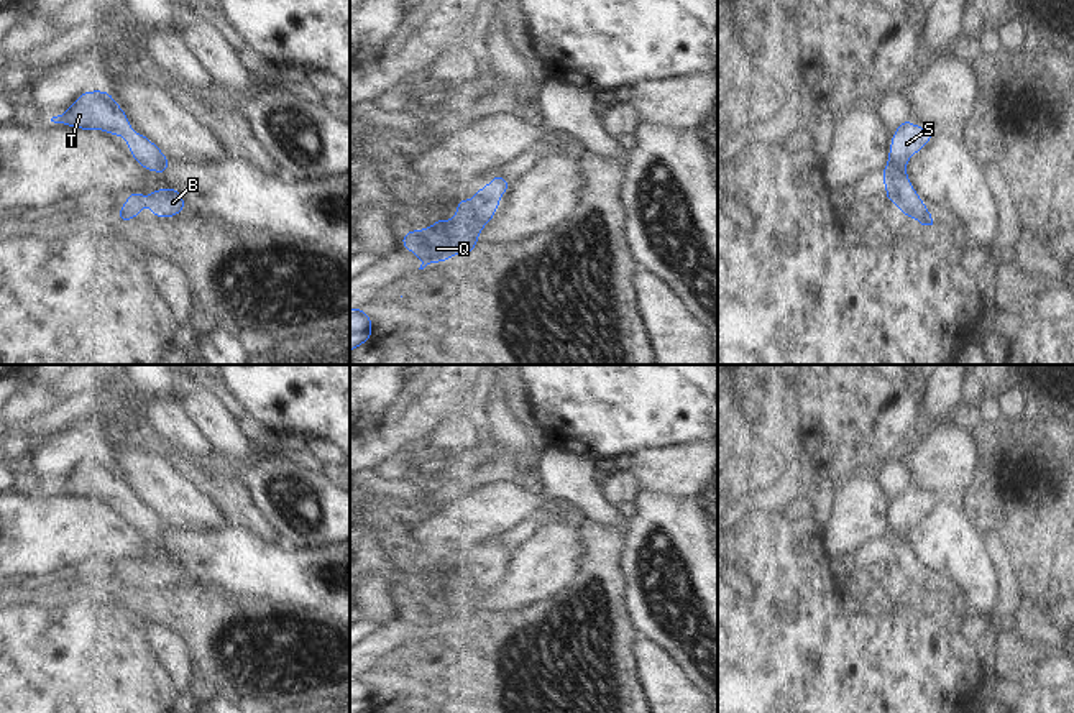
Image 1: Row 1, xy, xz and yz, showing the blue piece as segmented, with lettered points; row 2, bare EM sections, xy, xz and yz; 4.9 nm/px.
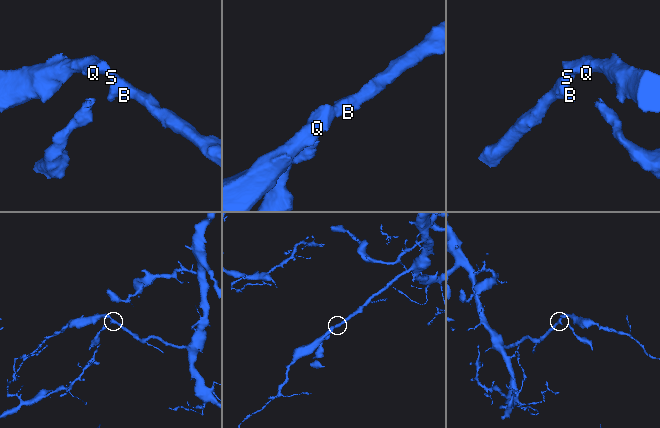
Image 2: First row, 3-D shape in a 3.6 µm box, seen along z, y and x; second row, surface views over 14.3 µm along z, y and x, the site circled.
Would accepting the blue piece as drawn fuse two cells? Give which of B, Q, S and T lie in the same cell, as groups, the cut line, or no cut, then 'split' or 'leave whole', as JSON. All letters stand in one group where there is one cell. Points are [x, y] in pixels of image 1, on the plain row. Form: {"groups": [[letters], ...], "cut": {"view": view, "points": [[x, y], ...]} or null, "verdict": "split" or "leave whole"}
{"groups": [["B", "Q", "S", "T"]], "cut": null, "verdict": "leave whole"}

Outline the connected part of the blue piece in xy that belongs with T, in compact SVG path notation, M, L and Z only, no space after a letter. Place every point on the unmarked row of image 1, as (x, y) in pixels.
M87 458L80 462L71 475L53 485L51 490L72 494L77 498L103 498L112 504L123 504L128 518L141 536L166 542L169 526L143 501L136 501L128 483L110 463L108 458Z

